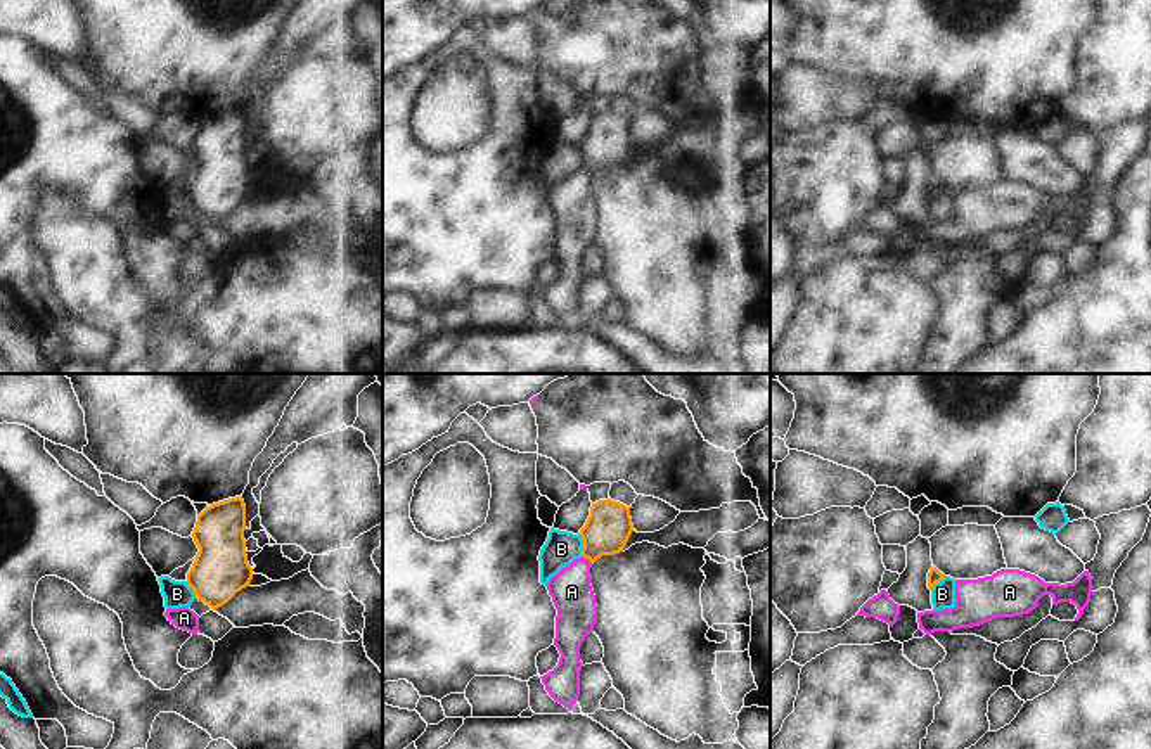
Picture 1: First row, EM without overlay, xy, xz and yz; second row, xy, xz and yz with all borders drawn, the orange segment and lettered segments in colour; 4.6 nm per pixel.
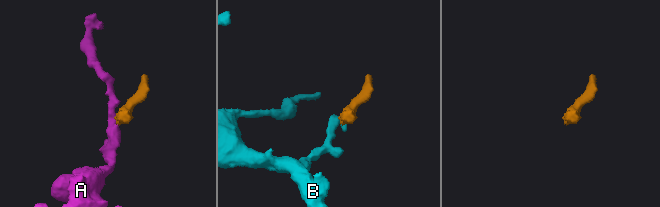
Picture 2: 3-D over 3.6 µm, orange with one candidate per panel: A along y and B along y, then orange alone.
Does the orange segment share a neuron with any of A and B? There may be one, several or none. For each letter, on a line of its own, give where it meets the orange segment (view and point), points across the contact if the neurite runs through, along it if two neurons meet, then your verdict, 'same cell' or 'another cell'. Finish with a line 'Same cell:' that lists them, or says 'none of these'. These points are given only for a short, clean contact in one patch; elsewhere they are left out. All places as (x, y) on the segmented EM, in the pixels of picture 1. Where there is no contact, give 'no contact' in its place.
A: contact xz (587, 557); same cell
B: contact xz (584, 545); another cell
Same cell: A

